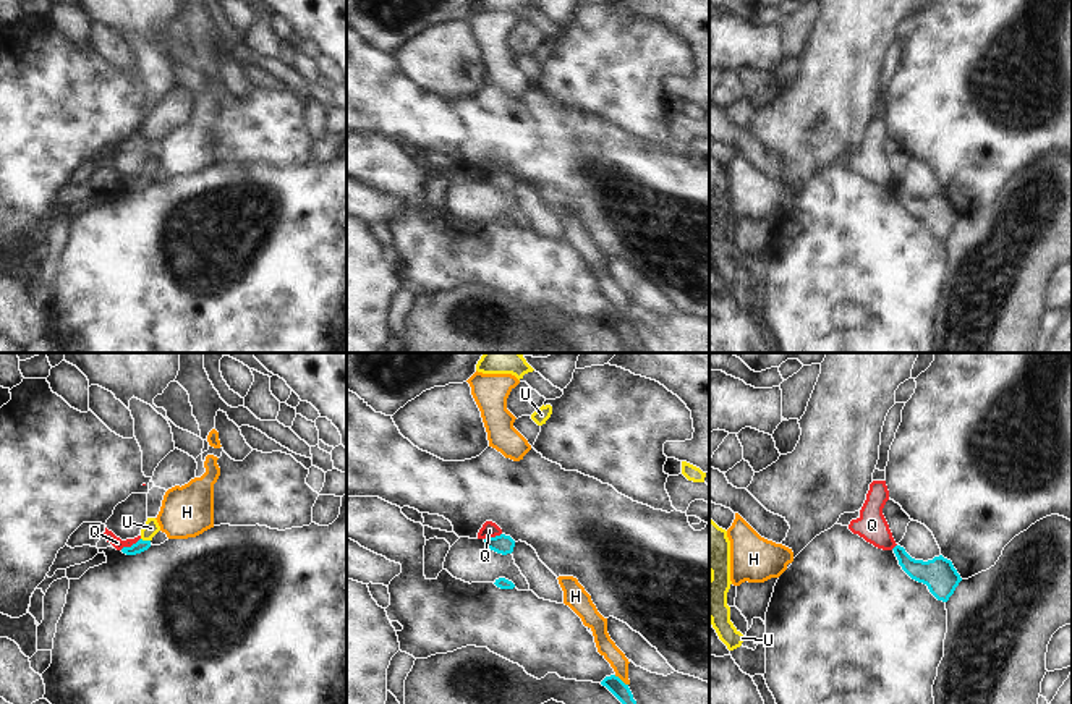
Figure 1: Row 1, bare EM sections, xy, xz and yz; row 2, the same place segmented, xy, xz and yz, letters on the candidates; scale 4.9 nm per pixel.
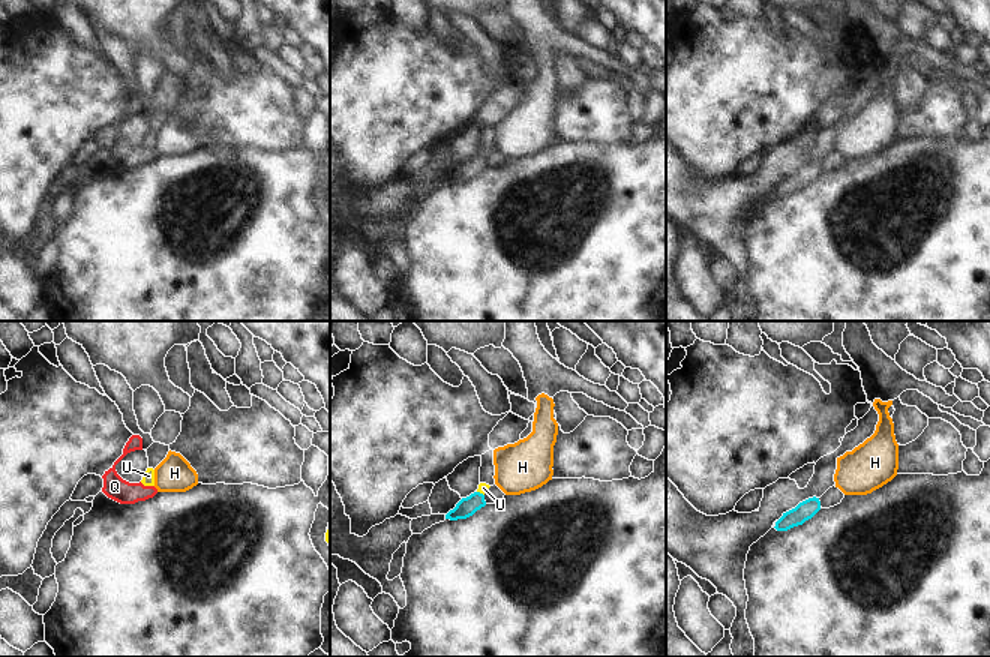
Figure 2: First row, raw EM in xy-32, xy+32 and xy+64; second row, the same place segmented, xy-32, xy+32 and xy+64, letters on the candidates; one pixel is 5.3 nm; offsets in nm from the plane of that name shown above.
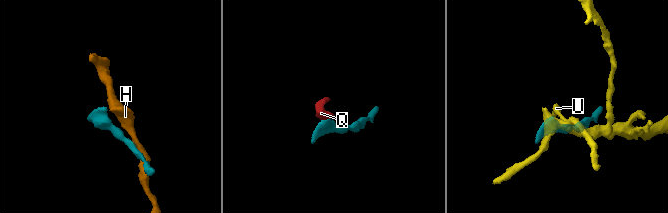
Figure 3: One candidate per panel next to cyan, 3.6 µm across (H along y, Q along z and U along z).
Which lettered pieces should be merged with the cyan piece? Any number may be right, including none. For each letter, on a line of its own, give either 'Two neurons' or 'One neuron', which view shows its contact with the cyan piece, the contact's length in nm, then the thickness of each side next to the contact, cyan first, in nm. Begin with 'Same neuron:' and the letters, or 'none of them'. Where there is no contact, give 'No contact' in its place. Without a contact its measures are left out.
Same neuron: U
H: Two neurons. Touches cyan in xz. Shared border 90 nm. Thickness 80 nm (cyan) against 90 nm
Q: Two neurons. Touches cyan in xy. Shared border 120 nm. Thickness 60 nm (cyan) against 60 nm
U: One neuron. Touches cyan in xy. Shared border 50 nm. Thickness 60 nm (cyan) against 80 nm.

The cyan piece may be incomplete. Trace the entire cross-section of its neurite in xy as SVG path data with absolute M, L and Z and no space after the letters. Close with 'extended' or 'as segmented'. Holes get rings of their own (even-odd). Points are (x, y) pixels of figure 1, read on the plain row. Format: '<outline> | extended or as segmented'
M147 155L146 162L141 167L141 176L131 184L123 184L121 189L126 193L136 193L151 184L152 175L160 168L160 163L155 155Z | extended

